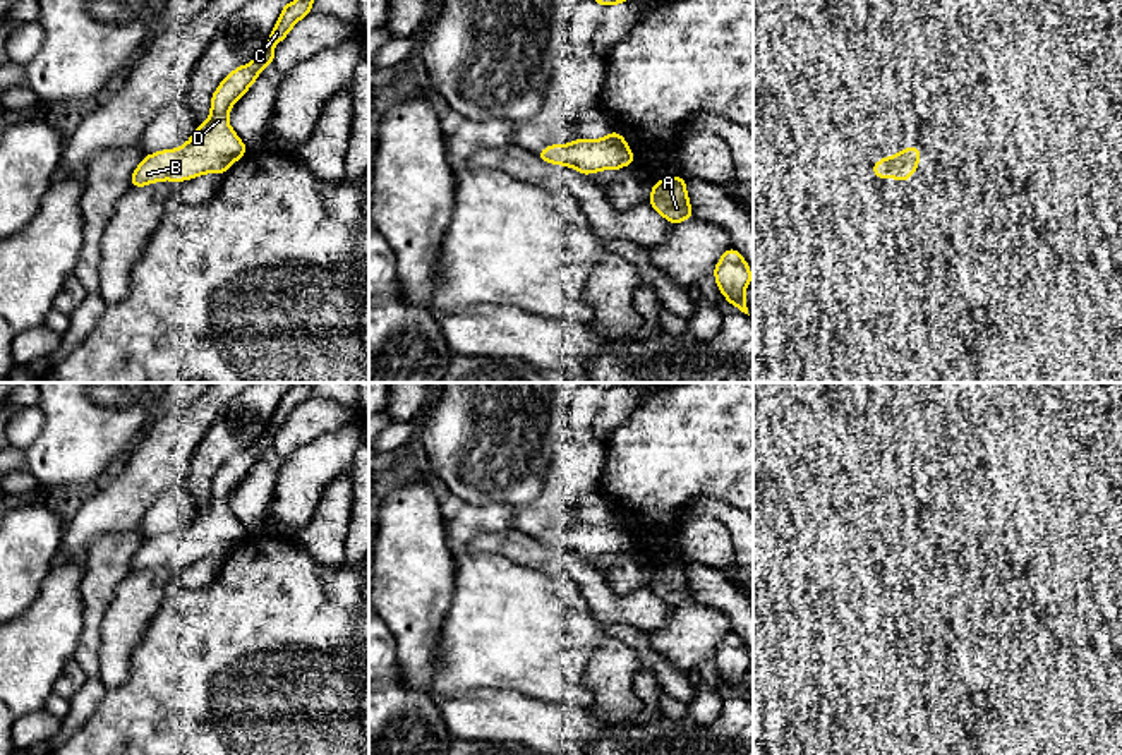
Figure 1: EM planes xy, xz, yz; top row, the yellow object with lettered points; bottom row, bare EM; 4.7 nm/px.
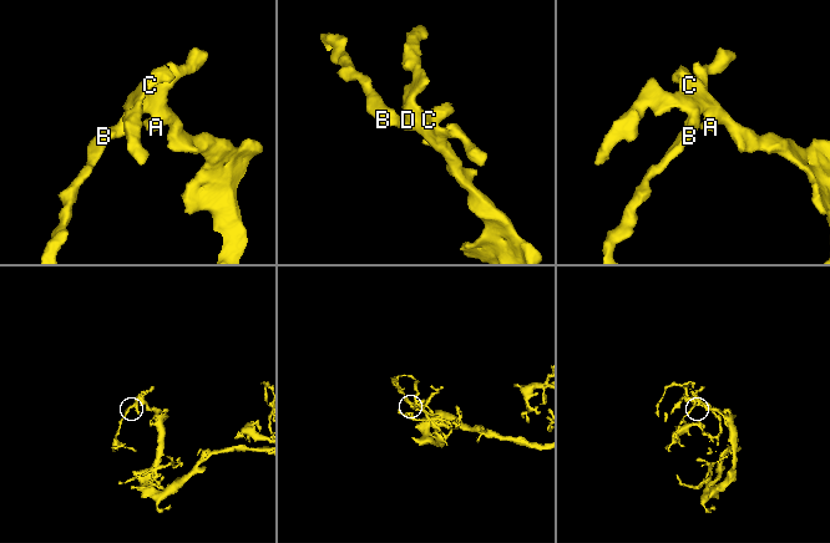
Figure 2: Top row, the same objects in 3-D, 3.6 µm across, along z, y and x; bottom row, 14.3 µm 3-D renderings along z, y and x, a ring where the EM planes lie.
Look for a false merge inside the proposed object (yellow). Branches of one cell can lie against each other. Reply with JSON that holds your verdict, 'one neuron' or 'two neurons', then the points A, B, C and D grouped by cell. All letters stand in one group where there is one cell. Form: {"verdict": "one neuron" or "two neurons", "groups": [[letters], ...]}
{"verdict": "one neuron", "groups": [["A", "B", "C", "D"]]}

